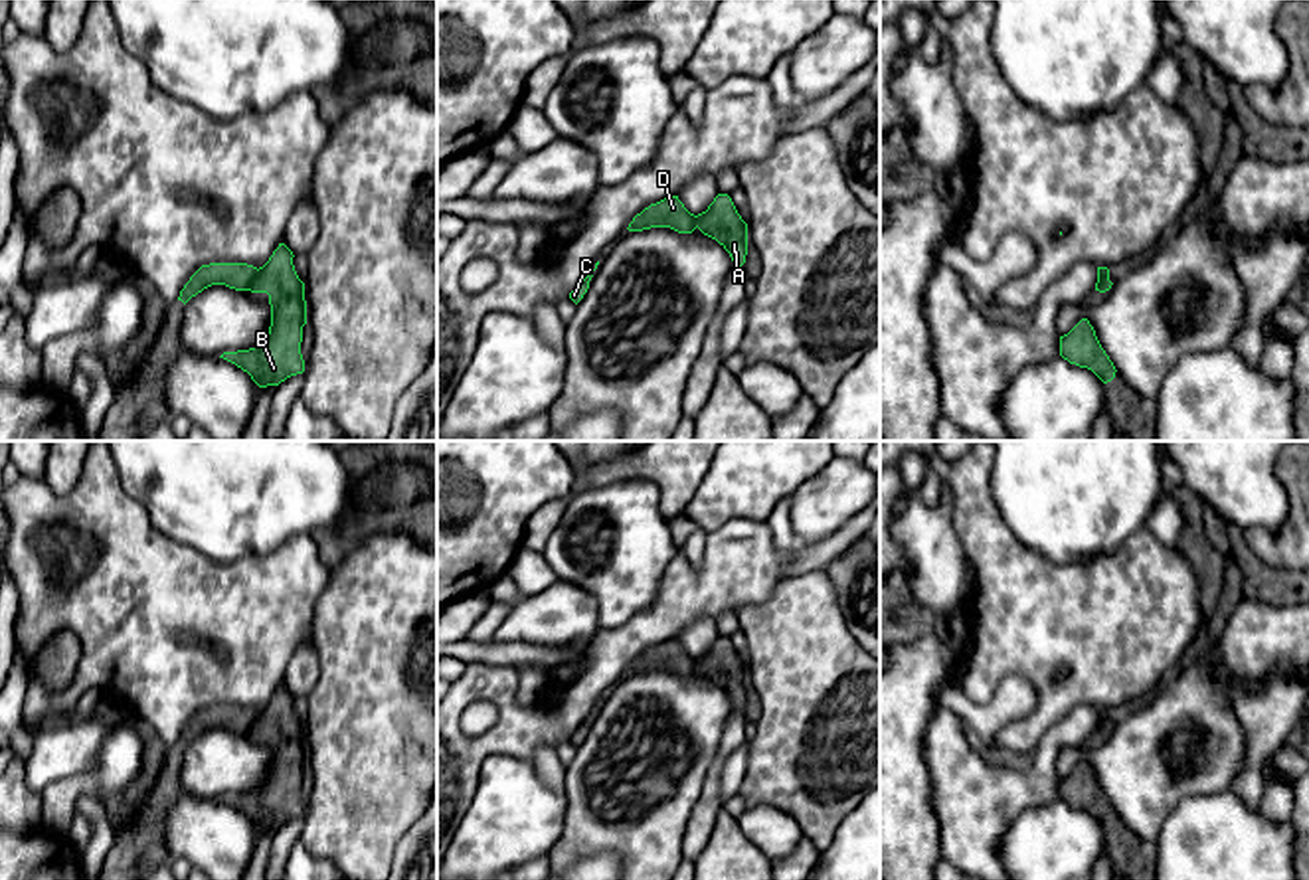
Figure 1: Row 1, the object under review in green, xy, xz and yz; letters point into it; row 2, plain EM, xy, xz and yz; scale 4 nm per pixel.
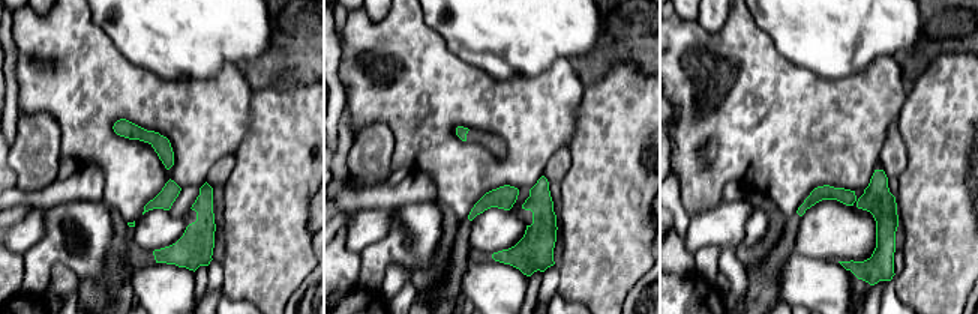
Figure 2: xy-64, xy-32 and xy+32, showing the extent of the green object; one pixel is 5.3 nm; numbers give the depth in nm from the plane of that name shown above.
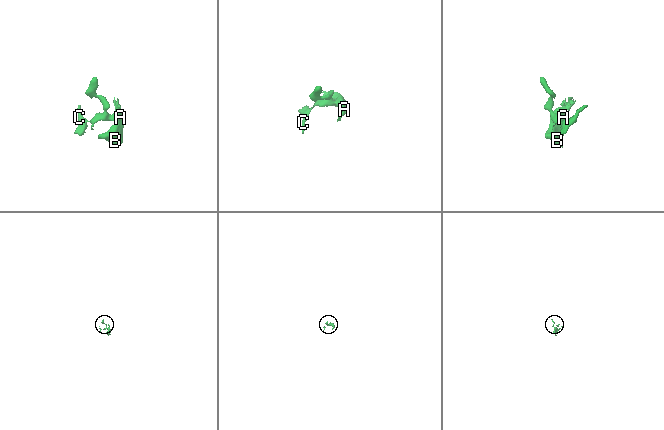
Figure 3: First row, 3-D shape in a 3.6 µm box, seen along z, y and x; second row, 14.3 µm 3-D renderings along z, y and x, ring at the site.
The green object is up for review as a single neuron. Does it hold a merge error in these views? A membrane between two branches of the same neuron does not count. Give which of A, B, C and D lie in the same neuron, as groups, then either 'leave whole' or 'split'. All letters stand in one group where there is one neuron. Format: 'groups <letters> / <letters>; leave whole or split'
groups A B / C D; split

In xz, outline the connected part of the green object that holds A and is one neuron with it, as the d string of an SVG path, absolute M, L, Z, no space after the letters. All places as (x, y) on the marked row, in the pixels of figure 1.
M718 194L708 210L696 216L696 227L716 239L730 253L736 267L745 263L747 223L728 194Z

